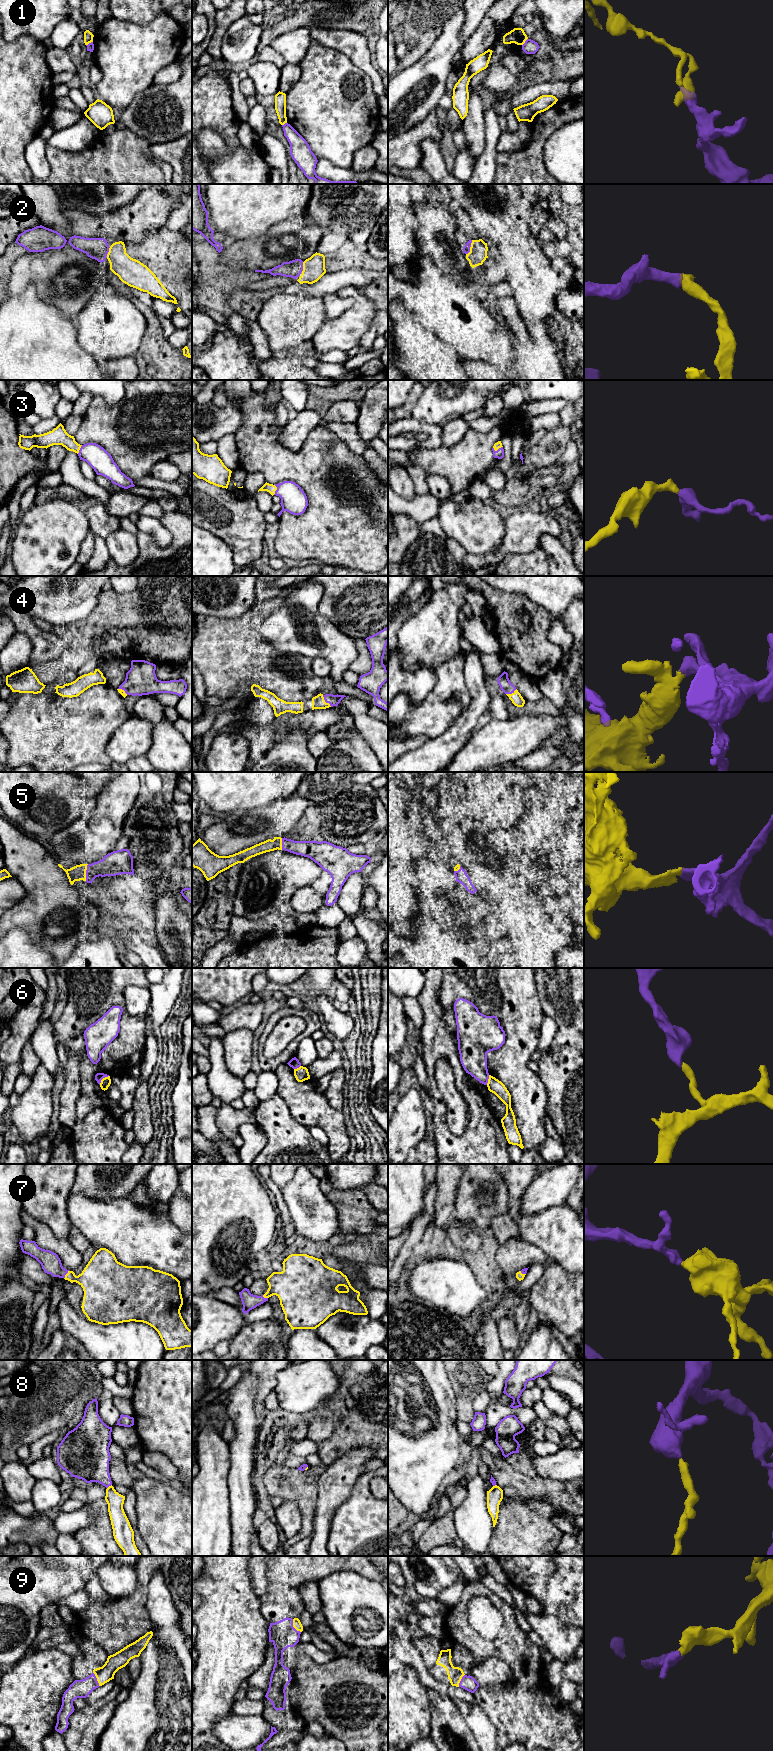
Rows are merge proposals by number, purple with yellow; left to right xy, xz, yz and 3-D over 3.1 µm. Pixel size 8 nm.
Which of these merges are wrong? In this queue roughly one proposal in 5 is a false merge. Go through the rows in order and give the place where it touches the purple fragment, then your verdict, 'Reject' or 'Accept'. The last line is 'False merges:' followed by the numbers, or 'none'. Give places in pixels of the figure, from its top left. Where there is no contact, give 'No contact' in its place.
1: Touches purple at yz (525, 42). Reject
2: Touches purple at yz (470, 246). Accept
3: Touches purple at xz (276, 490). Accept
4: Touches purple at xz (325, 701). Accept
5: Touches purple at xy (86, 872). Accept
6: Touches purple at xy (102, 1078). Reject
7: Touches purple at xy (66, 1273). Accept
8: Touches purple at xy (109, 1485). Accept
9: Touches purple at xz (292, 1626). Accept
False merges: 1, 6

